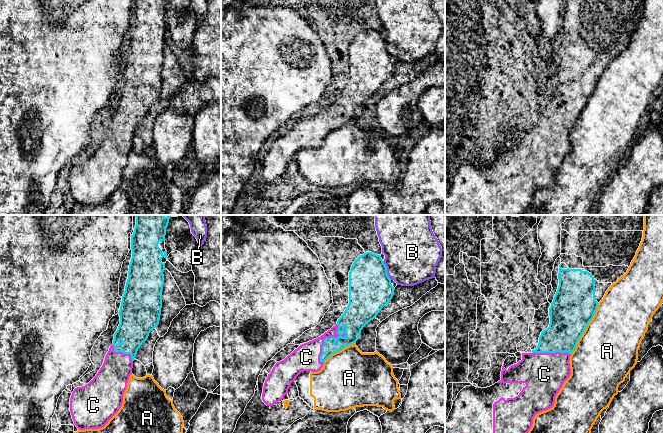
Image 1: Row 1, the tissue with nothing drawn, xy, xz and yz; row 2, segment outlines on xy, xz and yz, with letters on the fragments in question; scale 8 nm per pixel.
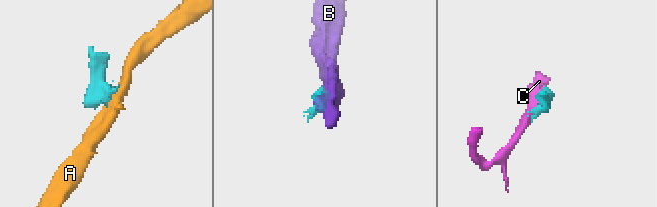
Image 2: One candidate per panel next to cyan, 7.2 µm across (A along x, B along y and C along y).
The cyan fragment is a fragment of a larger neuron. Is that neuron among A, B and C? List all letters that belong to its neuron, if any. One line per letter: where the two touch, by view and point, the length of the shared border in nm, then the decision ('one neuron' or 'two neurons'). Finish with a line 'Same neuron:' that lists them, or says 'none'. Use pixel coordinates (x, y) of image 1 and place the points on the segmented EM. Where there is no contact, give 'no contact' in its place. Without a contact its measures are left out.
A: contact yz (585, 328); length 480 nm; two neurons
B: contact xz (386, 270); length 170 nm; two neurons
C: contact xz (326, 338); length 360 nm; one neuron
Same neuron: C

